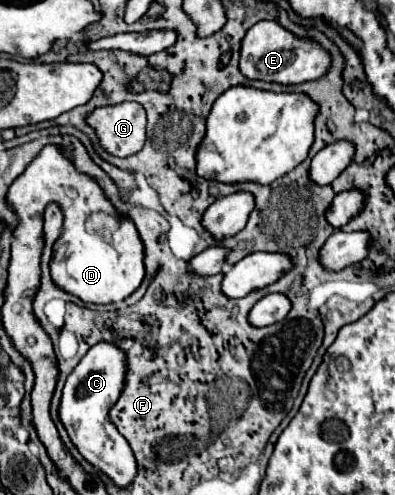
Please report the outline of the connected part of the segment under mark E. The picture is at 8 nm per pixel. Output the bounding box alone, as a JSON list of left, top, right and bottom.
[239,20,329,86]

